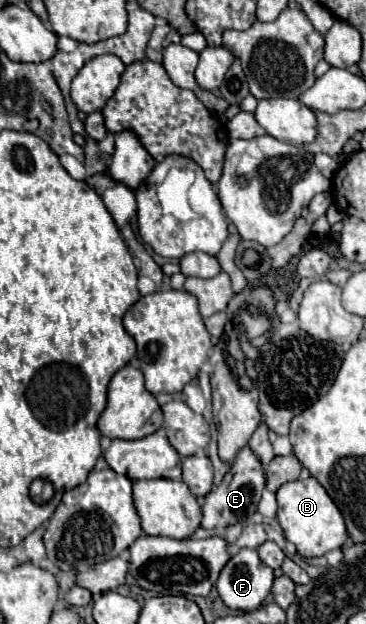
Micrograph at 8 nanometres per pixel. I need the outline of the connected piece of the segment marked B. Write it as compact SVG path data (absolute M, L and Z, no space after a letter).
M311 476L307 480L287 482L277 490L277 504L279 504L279 524L285 532L285 538L295 544L297 552L305 558L323 556L329 550L341 548L347 542L347 528L343 524L343 516L335 502L327 496L325 488Z

